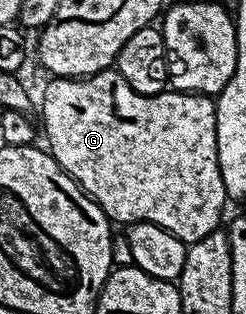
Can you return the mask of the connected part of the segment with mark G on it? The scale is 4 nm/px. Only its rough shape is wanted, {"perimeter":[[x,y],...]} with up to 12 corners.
{"perimeter":[[51,78],[52,158],[116,225],[184,244],[229,197],[215,100]]}

